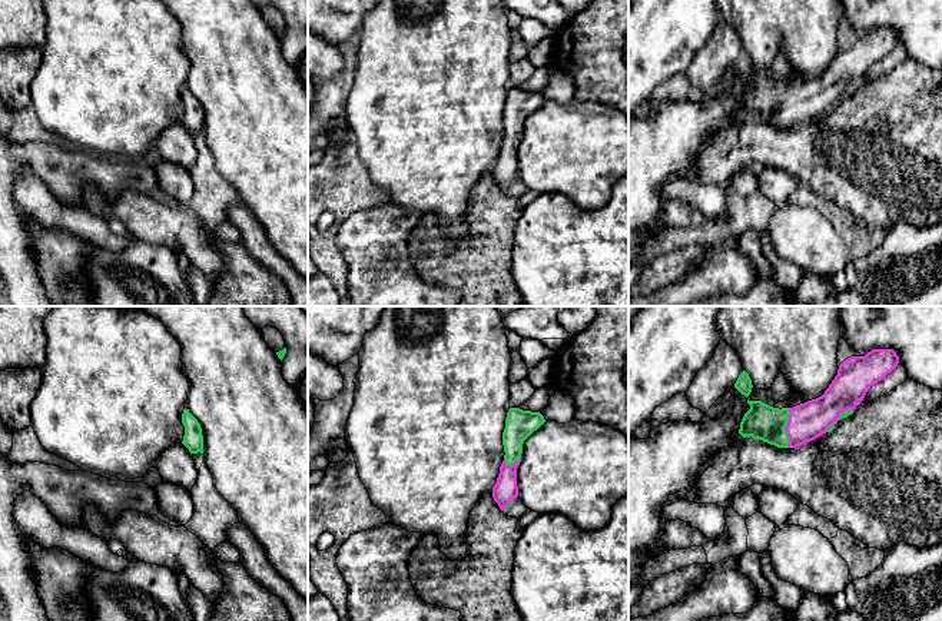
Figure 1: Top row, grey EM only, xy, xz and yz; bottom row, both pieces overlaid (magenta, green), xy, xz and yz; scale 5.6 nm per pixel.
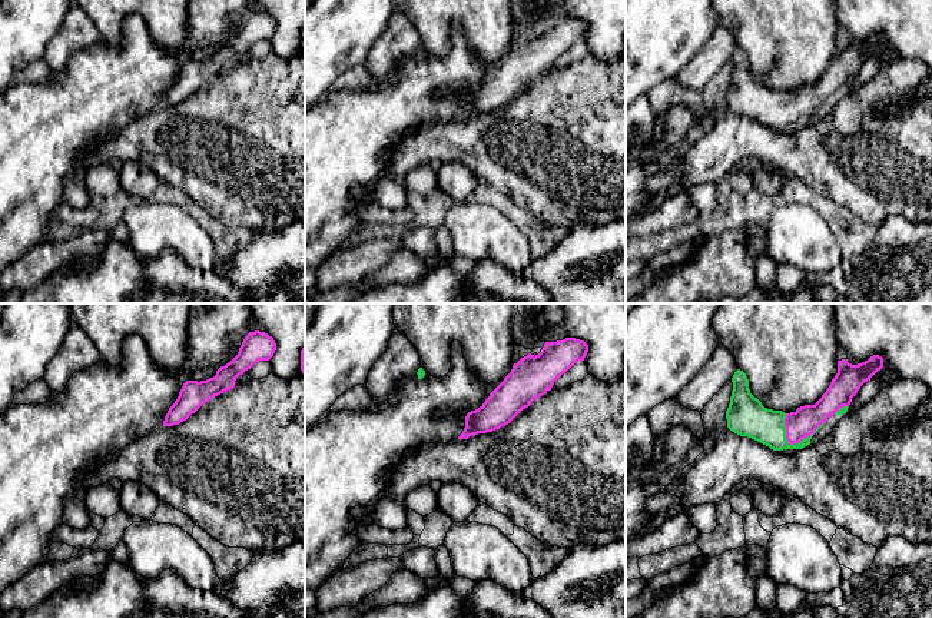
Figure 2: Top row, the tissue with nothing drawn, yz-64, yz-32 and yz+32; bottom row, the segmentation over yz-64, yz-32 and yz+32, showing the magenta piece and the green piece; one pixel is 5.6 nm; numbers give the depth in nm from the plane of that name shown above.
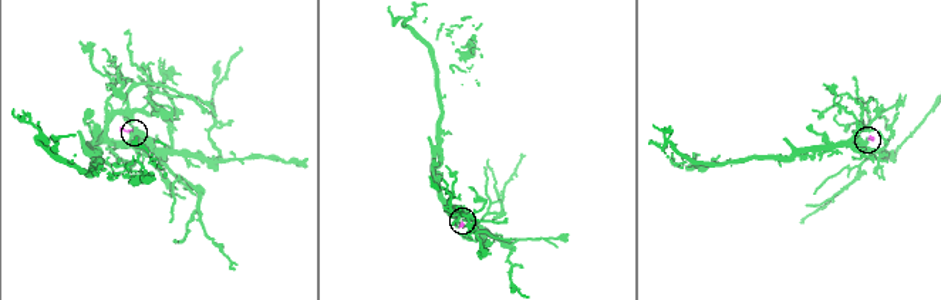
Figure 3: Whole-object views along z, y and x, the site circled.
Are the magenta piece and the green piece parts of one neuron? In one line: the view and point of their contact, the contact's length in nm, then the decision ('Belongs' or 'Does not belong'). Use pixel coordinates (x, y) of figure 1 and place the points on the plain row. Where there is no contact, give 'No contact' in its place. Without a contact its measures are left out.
Touches magenta at yz (785, 108). Shared border 220 nm. Belongs

